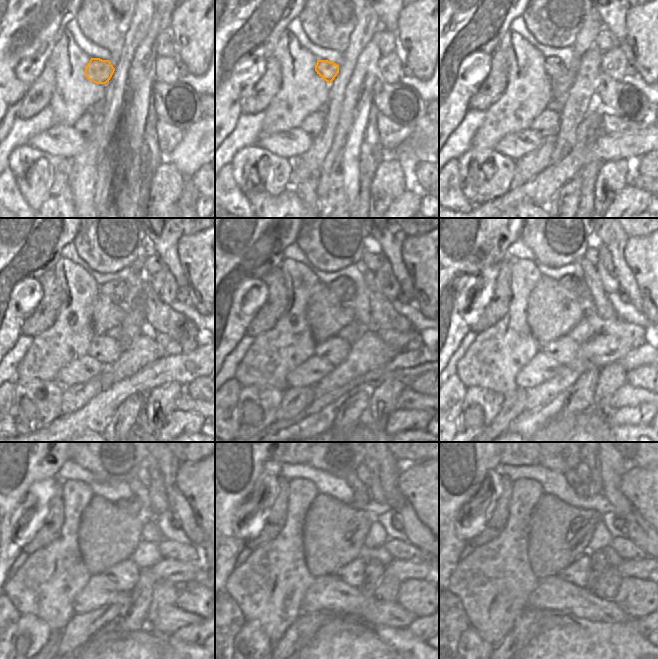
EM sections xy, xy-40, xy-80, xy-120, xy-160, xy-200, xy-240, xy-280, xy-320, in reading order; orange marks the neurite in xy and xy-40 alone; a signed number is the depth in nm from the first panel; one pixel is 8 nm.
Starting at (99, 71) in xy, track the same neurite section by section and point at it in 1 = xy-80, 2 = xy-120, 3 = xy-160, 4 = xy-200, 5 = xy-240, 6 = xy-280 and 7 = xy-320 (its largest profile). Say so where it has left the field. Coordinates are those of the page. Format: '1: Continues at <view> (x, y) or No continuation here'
1: Continues at xy-80 (562, 77)
2: Continues at xy-120 (116, 290)
3: Continues at xy-160 (343, 287)
4: Continues at xy-200 (577, 285)
5: Continues at xy-240 (132, 505)
6: Continues at xy-280 (359, 498)
7: Continues at xy-320 (582, 490)

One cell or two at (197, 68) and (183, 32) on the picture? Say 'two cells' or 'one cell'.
one cell

